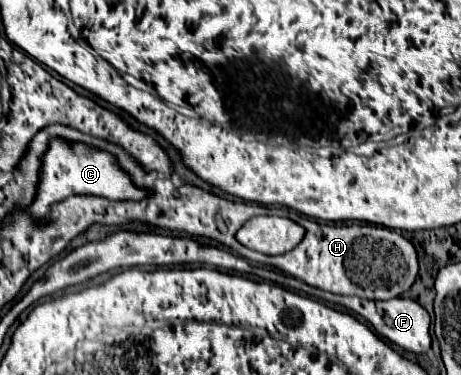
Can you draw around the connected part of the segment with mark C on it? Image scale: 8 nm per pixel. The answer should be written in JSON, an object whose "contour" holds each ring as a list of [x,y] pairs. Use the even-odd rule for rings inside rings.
{"contour":[[[54,137],[48,143],[46,153],[40,157],[38,183],[32,205],[26,207],[26,213],[34,219],[38,227],[50,223],[50,207],[52,203],[66,201],[72,195],[94,195],[110,201],[140,201],[152,195],[152,189],[138,187],[132,177],[120,167],[116,155],[96,149],[94,145],[86,145],[80,141],[68,141],[64,137]]]}

